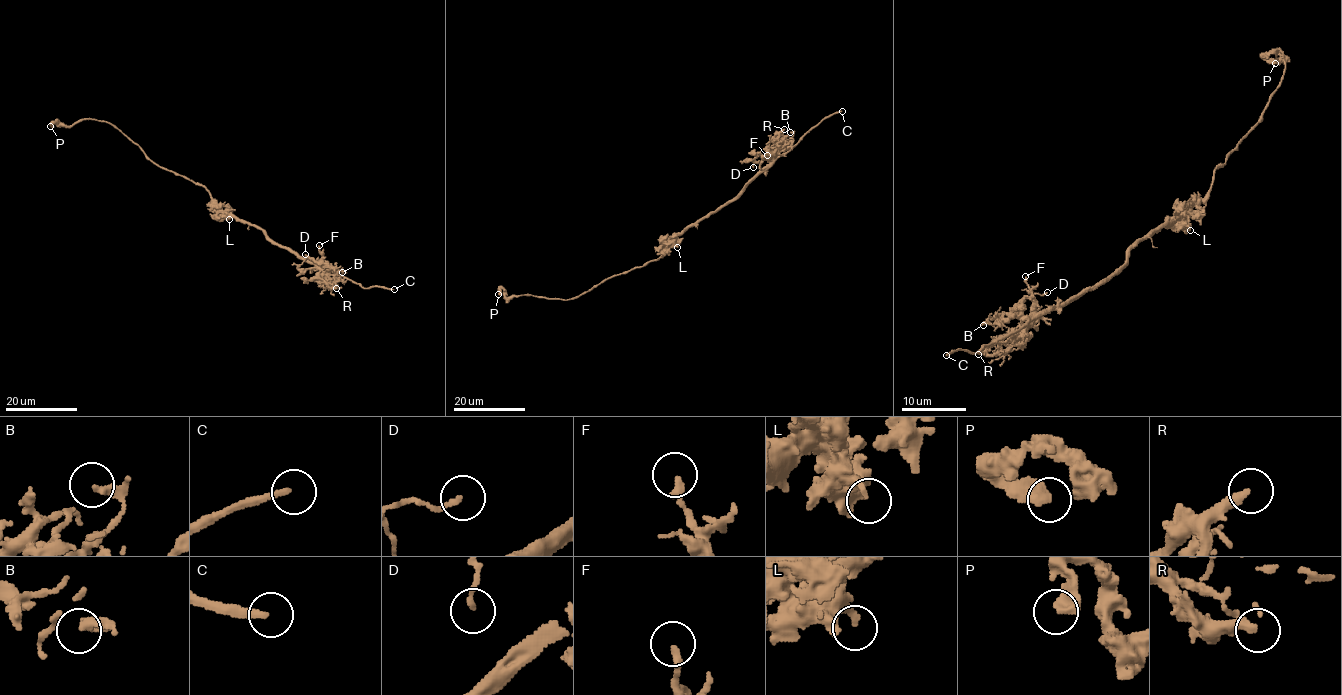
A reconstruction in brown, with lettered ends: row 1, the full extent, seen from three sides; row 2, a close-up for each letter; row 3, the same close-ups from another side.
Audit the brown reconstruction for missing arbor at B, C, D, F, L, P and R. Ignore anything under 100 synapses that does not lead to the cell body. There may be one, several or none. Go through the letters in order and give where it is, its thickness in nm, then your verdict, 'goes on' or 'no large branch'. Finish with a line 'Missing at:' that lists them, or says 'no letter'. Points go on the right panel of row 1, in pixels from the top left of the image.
B: (983, 325) | 160 nm | no large branch
C: (946, 355) | 240 nm | goes on
D: (1047, 292) | 160 nm | no large branch
F: (1025, 276) | 240 nm | no large branch
L: (1190, 230) | 240 nm | no large branch
P: (1275, 63) | 440 nm | no large branch
R: (978, 354) | 320 nm | no large branch
Missing at: C

